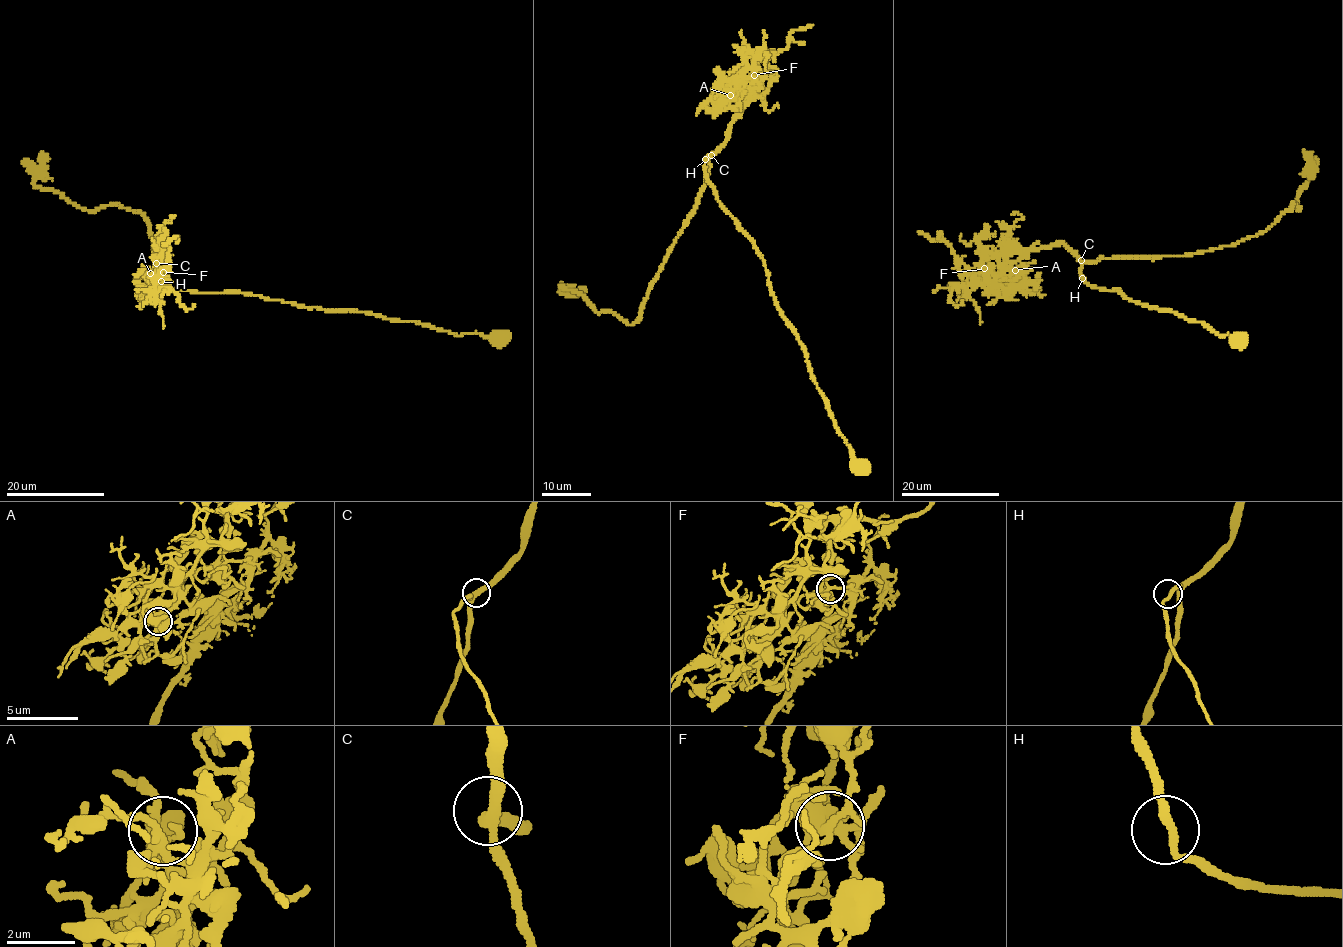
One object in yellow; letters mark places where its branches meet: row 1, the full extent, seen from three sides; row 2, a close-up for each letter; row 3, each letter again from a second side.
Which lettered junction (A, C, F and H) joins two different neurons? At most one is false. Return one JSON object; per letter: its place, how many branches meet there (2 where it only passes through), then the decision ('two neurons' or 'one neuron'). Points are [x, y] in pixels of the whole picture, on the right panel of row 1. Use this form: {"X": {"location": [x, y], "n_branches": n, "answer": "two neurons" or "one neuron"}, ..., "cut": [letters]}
{"A": {"location": [1015, 270], "n_branches": 3, "answer": "one neuron"}, "C": {"location": [1081, 260], "n_branches": 3, "answer": "one neuron"}, "F": {"location": [984, 268], "n_branches": 3, "answer": "two neurons"}, "H": {"location": [1082, 278], "n_branches": 2, "answer": "one neuron"}, "cut": ["F"]}

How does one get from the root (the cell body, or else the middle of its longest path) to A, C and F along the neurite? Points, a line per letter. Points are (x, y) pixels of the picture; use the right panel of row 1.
A: (1083, 277), (1080, 272), (1081, 261), (1063, 244), (1009, 249), (998, 256), (998, 264), (1014, 273), (1015, 270)
C: (1083, 277), (1081, 260)
F: (1083, 277), (1080, 272), (1081, 261), (1063, 244), (994, 251), (988, 259), (987, 267), (983, 269)

